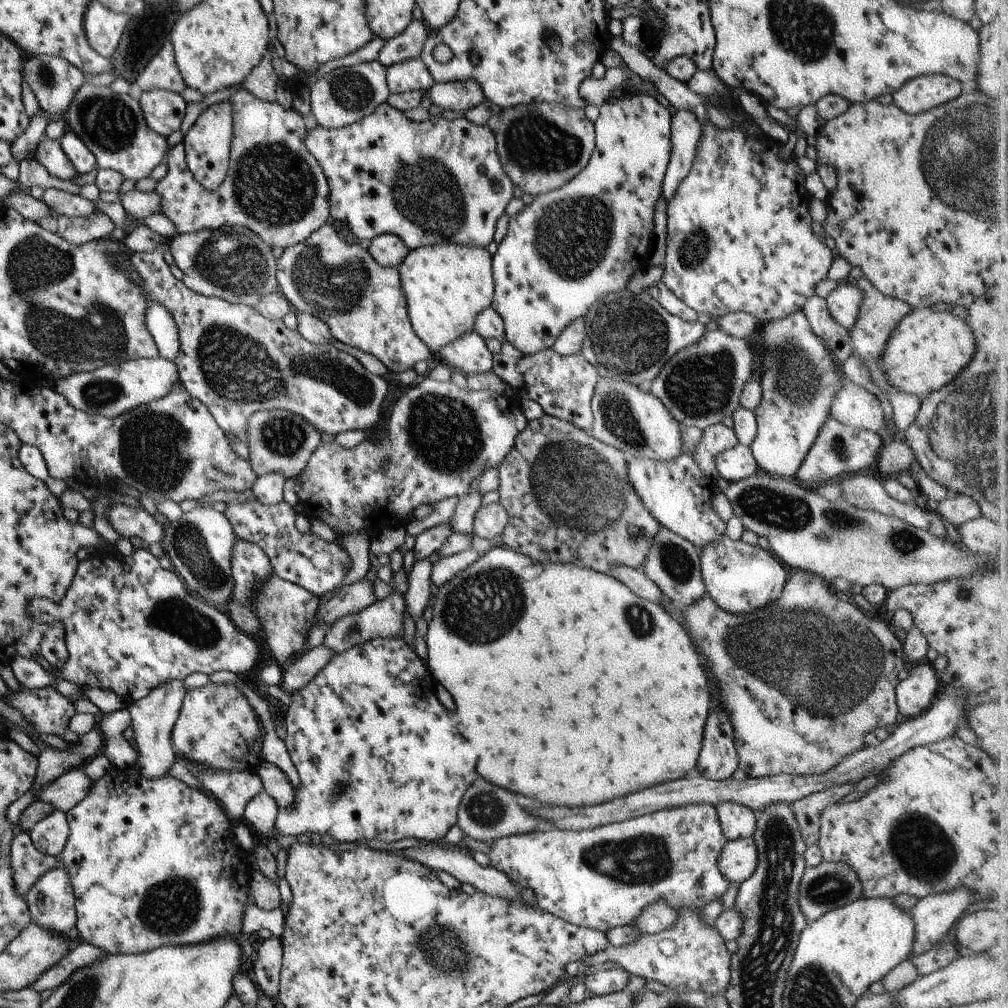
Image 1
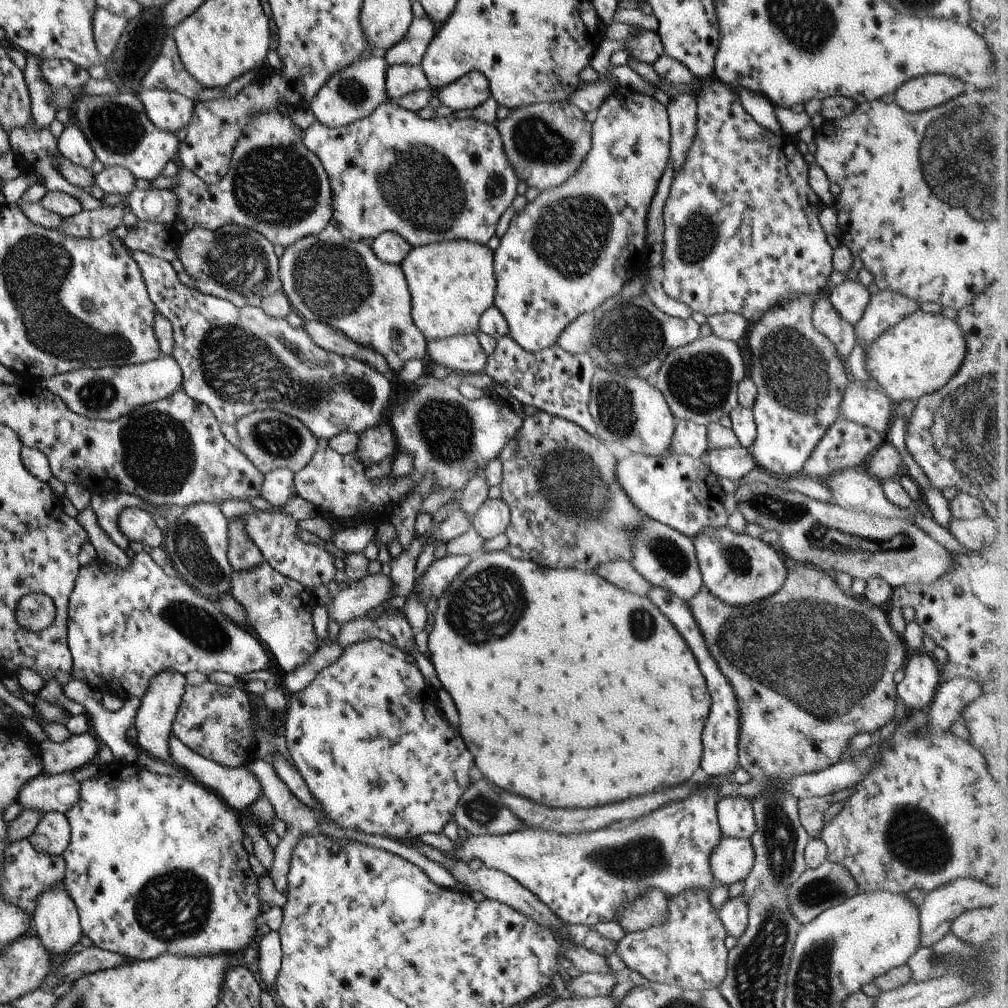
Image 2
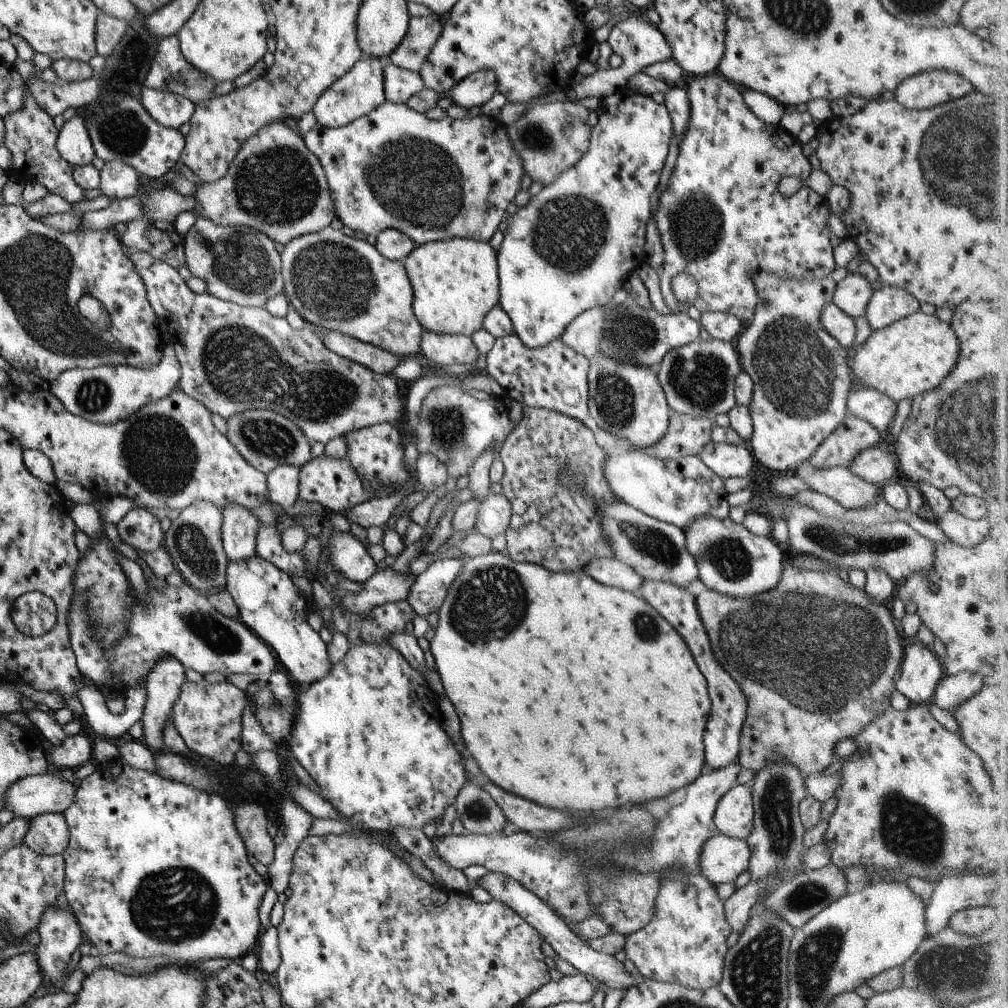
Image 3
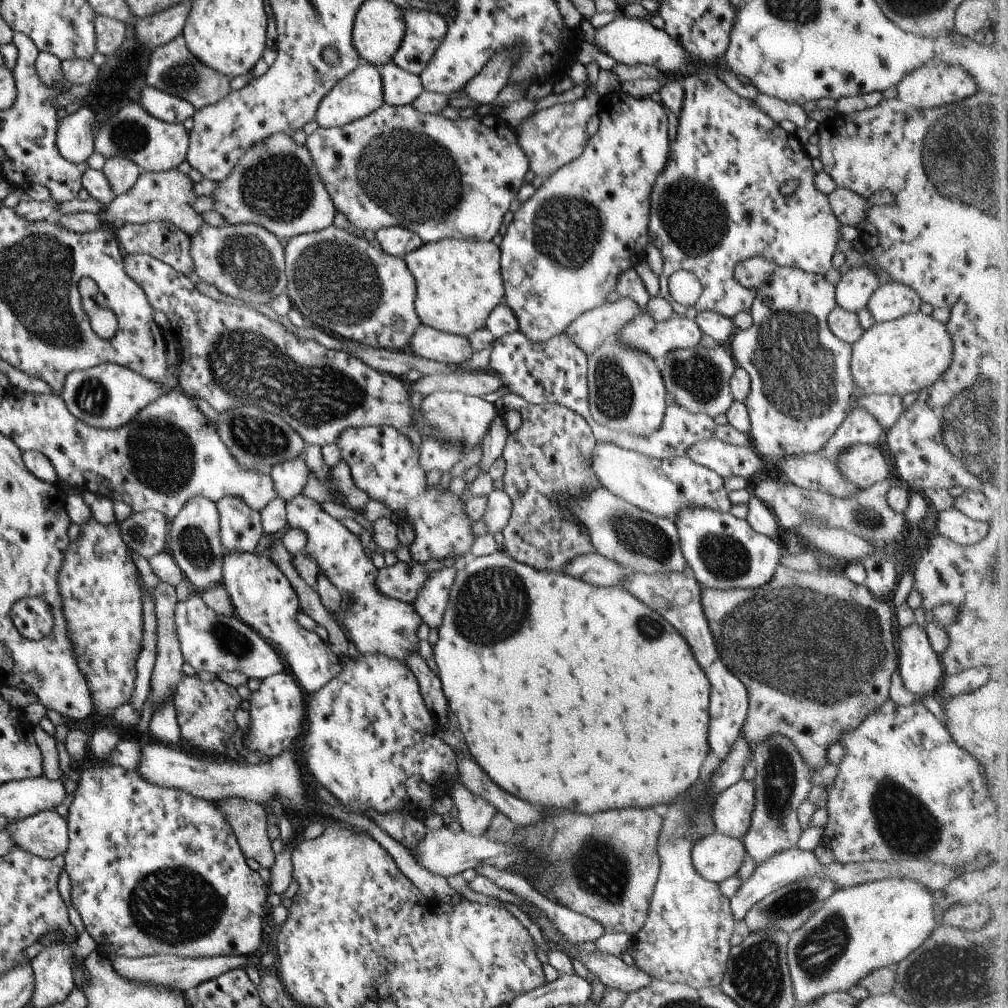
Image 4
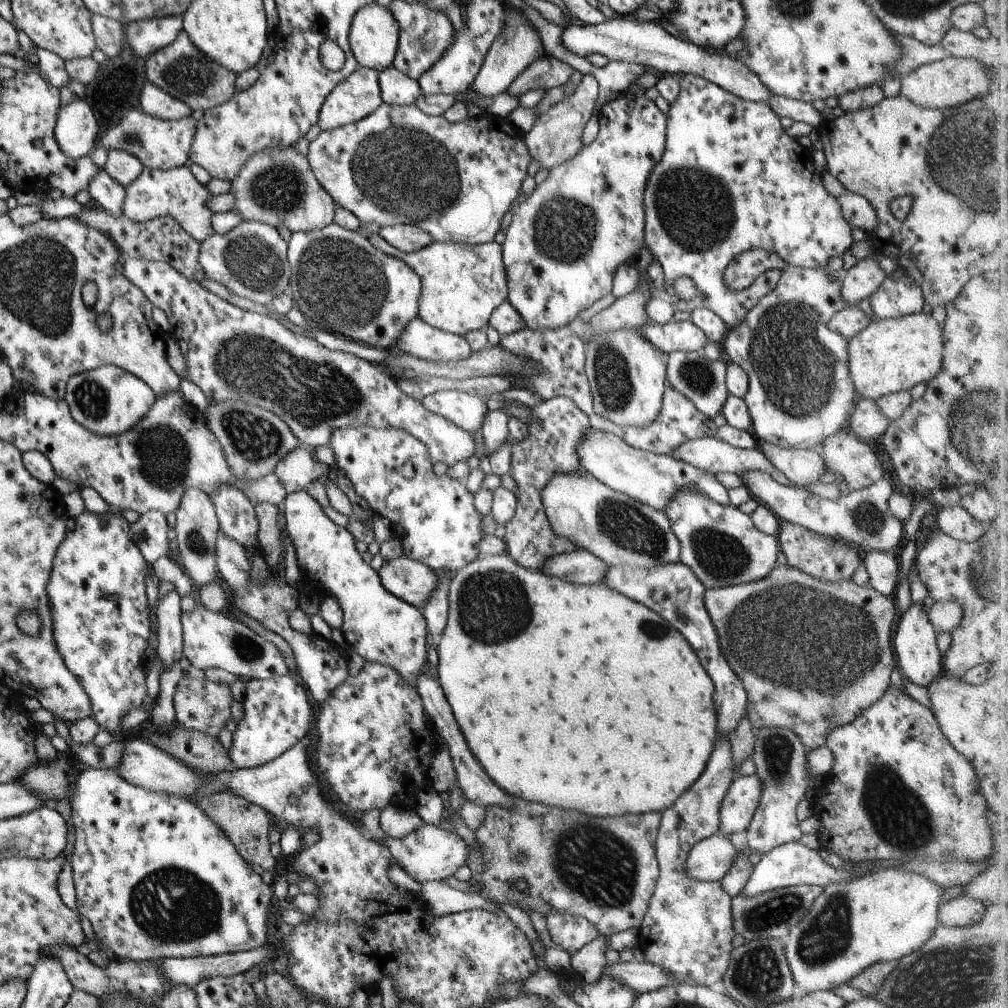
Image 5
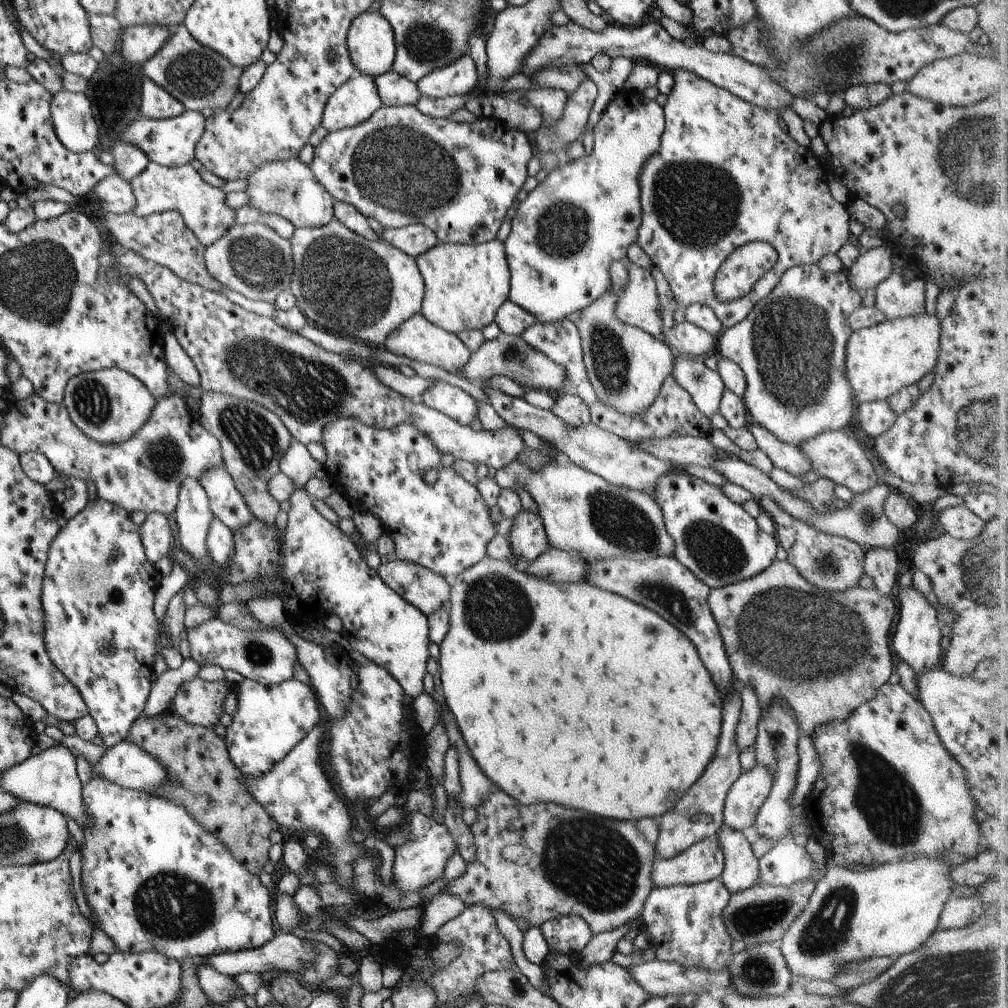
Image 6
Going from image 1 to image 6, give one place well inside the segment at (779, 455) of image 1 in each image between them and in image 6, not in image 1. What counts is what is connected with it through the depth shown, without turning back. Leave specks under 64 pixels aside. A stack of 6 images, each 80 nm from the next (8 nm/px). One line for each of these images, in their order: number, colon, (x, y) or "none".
2: (798, 374)
3: (799, 371)
4: (800, 390)
5: (799, 391)
6: (790, 347)

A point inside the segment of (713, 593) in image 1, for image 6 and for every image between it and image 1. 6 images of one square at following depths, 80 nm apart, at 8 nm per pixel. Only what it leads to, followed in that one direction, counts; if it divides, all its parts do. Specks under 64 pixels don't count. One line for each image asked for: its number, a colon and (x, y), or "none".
2: (737, 568)
3: (731, 560)
4: (723, 552)
5: (720, 544)
6: (713, 537)

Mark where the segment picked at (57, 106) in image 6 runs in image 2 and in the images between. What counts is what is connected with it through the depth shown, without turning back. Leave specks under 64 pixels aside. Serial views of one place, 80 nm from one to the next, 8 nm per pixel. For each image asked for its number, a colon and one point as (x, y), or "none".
2: (71, 144)
3: (73, 145)
4: (74, 140)
5: (75, 129)

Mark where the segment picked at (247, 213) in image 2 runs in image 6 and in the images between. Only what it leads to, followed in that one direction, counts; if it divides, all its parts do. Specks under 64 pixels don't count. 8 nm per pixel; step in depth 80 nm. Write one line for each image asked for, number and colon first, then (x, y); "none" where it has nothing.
3: (274, 184)
4: (274, 184)
5: (276, 186)
6: (287, 188)

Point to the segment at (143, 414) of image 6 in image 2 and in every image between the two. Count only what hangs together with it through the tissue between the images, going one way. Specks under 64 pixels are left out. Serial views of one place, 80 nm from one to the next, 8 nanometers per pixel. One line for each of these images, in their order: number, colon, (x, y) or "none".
2: (106, 393)
3: (106, 394)
4: (107, 396)
5: (108, 400)

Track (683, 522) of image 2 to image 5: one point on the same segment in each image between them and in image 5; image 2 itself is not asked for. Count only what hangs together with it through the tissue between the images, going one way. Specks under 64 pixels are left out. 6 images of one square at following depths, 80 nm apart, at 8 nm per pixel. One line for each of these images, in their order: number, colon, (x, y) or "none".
3: (676, 491)
4: (661, 487)
5: (644, 476)

